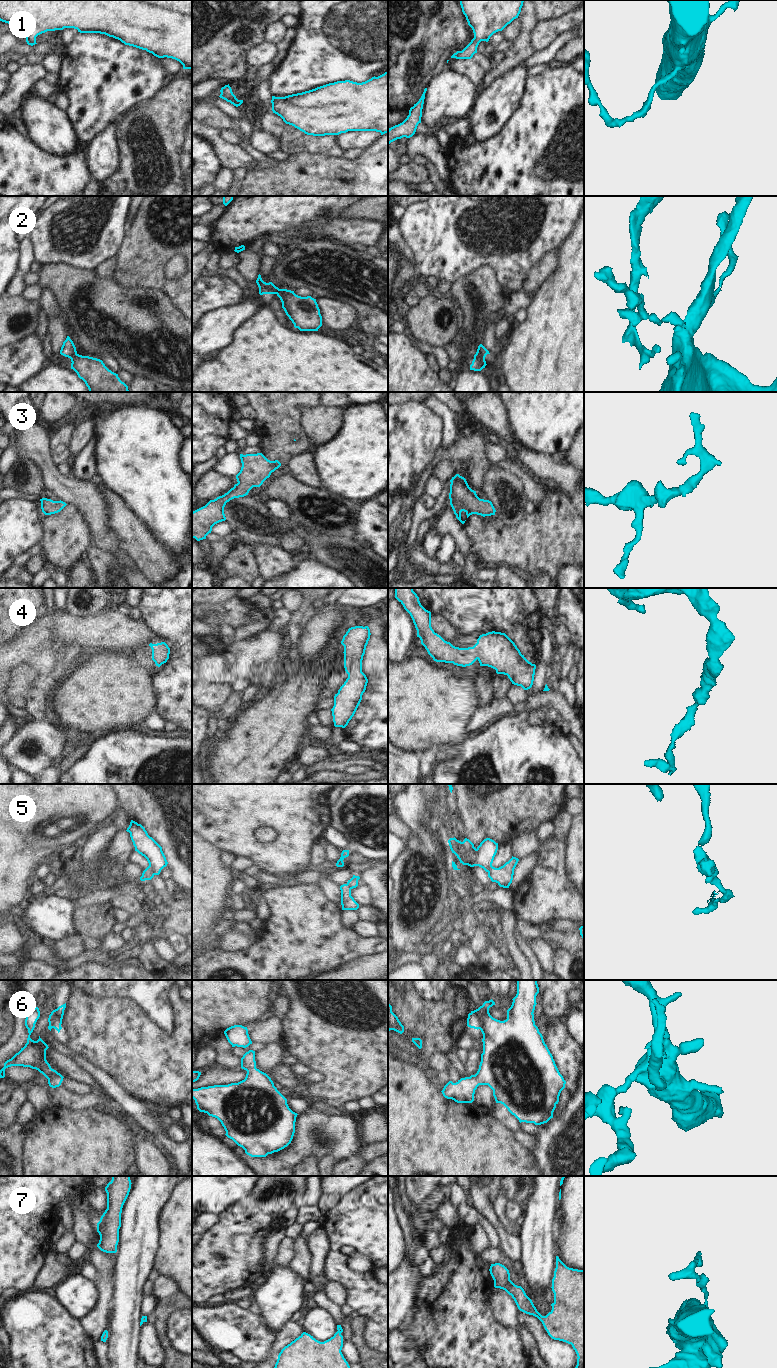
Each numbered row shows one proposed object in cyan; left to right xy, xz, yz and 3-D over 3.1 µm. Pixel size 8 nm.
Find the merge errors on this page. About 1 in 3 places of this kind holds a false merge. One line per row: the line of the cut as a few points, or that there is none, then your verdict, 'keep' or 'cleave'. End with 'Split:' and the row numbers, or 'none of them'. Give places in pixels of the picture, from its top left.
1: no cut | keep
2: xz (267, 283), (276, 293) | cleave
3: no cut | keep
4: no cut | keep
5: xy (149, 865), (154, 874) | cleave
6: no cut | keep
7: no cut | keep
Split: 2, 5

